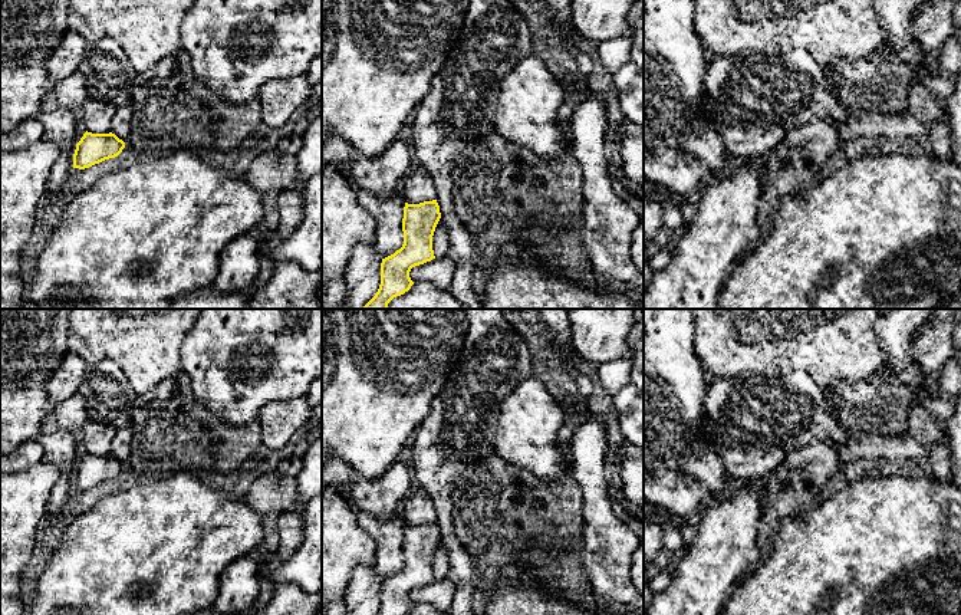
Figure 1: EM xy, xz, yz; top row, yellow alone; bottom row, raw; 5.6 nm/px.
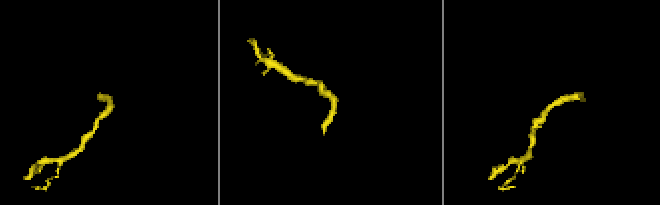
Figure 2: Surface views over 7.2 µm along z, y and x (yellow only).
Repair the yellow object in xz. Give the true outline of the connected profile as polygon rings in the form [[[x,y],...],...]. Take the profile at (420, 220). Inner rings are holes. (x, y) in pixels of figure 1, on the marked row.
[[[437,200],[404,207],[402,231],[404,244],[394,254],[382,259],[381,285],[375,296],[363,309],[388,309],[388,303],[411,289],[412,267],[435,259],[432,236],[441,218]]]

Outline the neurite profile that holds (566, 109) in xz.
[[[570,92],[567,93],[565,102],[560,105],[557,111],[560,128],[570,142],[572,142],[572,126],[570,126],[572,115],[575,112],[575,108],[580,103],[582,99],[583,99],[582,93]]]

